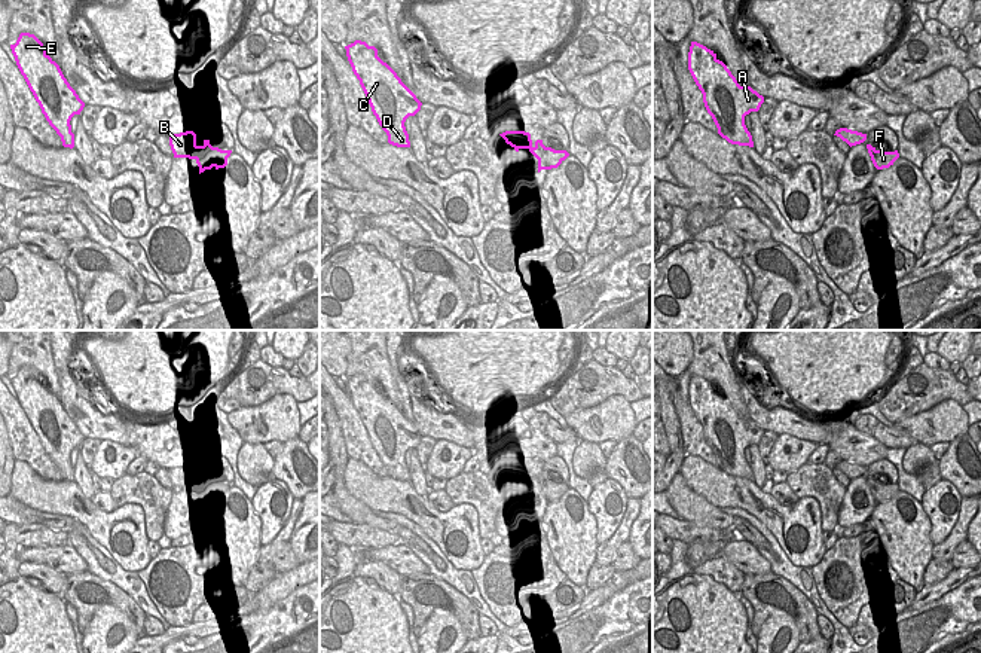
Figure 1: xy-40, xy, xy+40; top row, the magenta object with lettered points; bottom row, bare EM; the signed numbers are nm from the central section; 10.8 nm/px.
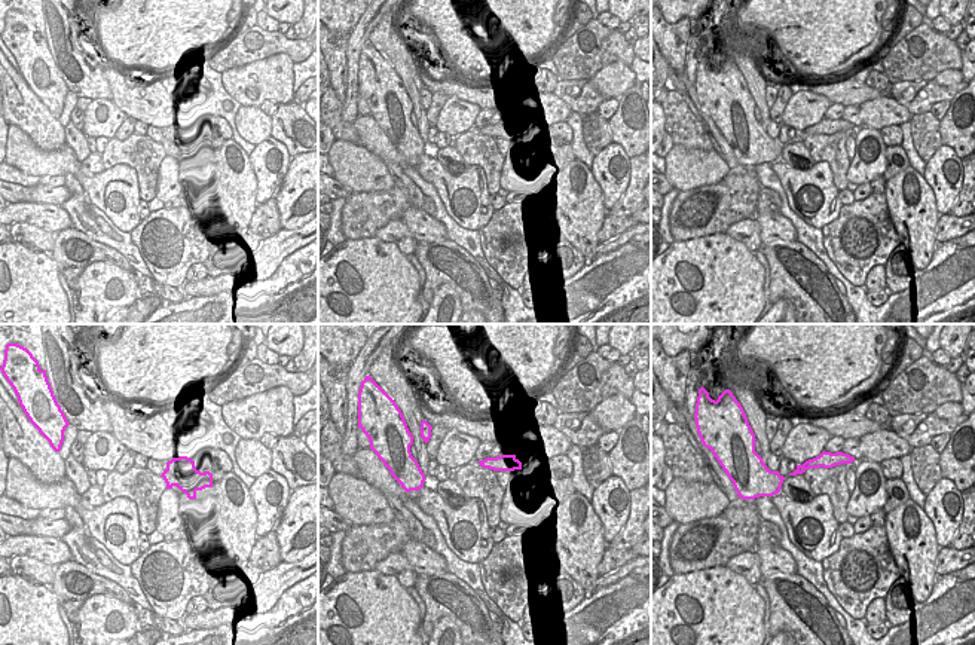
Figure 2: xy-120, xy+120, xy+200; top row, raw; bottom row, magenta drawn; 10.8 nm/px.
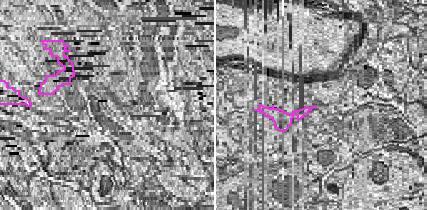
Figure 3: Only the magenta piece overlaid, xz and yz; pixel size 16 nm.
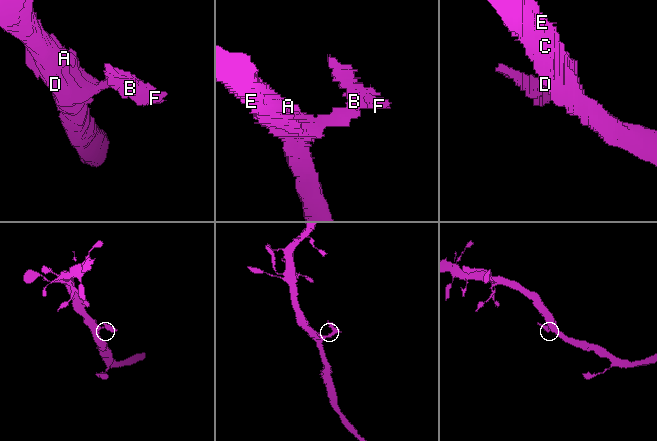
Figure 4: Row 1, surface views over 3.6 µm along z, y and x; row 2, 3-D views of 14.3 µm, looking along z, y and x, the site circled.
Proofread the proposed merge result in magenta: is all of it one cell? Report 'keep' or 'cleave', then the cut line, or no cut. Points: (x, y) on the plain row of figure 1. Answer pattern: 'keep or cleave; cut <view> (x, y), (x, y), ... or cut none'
cleave; cut xy+40 (839, 463), (847, 475)

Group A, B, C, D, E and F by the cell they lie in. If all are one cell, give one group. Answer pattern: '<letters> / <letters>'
A C D E / B F

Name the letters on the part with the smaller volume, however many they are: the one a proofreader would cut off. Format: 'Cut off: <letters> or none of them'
Cut off: B, F

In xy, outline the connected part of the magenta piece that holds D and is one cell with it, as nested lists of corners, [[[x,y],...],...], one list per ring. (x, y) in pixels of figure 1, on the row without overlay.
[[[355,373],[345,382],[372,445],[388,469],[388,476],[397,480],[410,480],[404,455],[421,443],[422,436],[397,406],[378,390],[375,379]]]

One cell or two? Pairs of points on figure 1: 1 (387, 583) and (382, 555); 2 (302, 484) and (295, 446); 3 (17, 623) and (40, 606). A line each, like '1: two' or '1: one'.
1: two
2: one
3: one

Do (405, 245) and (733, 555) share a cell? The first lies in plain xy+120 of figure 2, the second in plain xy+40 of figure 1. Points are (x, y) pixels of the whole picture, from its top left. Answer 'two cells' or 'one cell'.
two cells

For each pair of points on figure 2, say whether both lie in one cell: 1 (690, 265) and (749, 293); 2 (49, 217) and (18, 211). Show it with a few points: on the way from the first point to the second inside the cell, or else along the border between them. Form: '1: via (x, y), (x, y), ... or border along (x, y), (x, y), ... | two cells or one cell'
1: via (705, 280), (718, 293), (734, 293) | one cell
2: via (42, 216), (26, 213) | one cell

